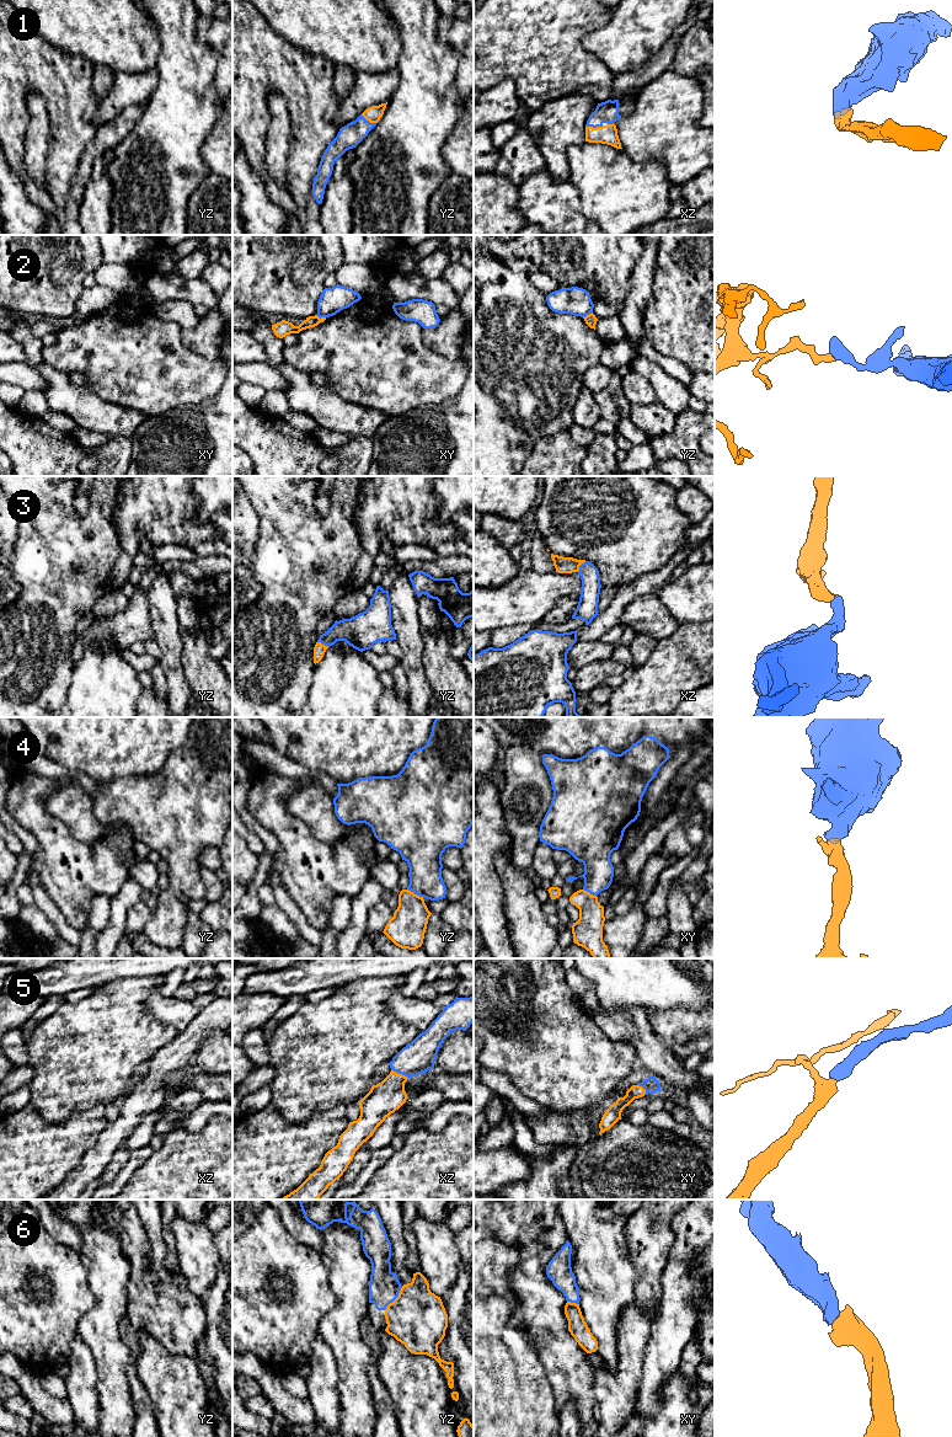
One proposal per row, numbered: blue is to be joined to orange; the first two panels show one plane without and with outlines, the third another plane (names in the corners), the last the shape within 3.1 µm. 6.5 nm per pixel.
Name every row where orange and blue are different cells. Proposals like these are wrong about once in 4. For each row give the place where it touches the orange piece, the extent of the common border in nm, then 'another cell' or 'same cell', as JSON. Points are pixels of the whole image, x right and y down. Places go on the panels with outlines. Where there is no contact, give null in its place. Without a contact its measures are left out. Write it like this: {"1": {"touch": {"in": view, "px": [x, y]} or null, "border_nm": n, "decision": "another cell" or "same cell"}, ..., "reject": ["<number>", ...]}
{"1": {"touch": {"in": "xz", "px": [594, 128]}, "border_nm": 120, "decision": "same cell"}, "2": {"touch": {"in": "yz", "px": [587, 315]}, "border_nm": 80, "decision": "another cell"}, "3": {"touch": {"in": "xz", "px": [579, 565]}, "border_nm": 90, "decision": "same cell"}, "4": {"touch": {"in": "yz", "px": [416, 895]}, "border_nm": 130, "decision": "same cell"}, "5": {"touch": {"in": "xz", "px": [400, 1074]}, "border_nm": 130, "decision": "same cell"}, "6": {"touch": {"in": "yz", "px": [396, 1298]}, "border_nm": 200, "decision": "same cell"}, "reject": ["2"]}

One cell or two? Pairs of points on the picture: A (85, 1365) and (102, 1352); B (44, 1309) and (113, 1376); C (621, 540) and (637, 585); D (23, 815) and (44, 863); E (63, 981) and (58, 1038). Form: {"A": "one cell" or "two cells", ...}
{"A": "two cells", "B": "two cells", "C": "two cells", "D": "one cell", "E": "two cells"}

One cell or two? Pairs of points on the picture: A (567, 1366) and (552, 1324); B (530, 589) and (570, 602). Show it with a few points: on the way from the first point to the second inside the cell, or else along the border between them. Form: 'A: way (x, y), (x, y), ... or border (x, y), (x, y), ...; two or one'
A: way (561, 1356), (557, 1351), (557, 1336), (555, 1334); one
B: border (578, 596), (562, 597), (540, 620); two

